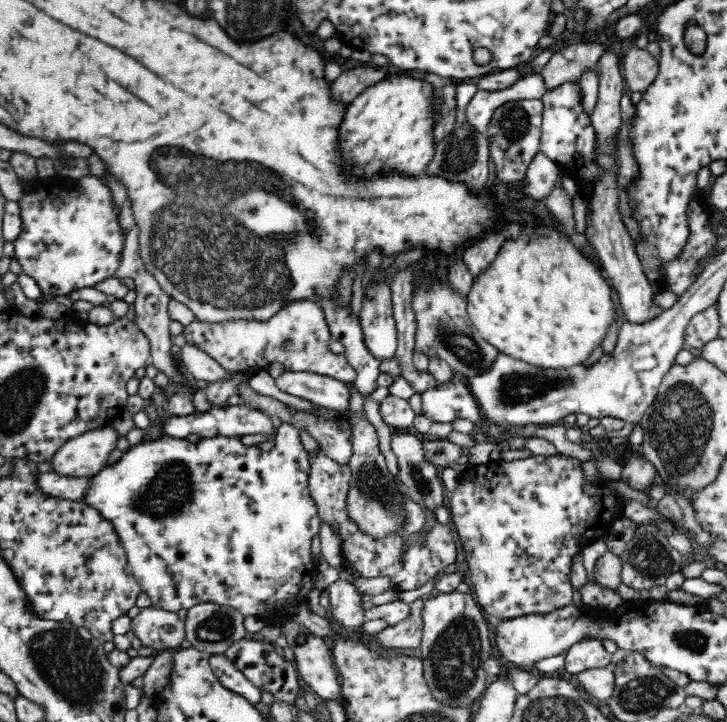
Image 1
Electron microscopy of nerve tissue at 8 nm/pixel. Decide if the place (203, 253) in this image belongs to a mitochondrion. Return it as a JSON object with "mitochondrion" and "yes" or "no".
{"mitochondrion":"yes"}

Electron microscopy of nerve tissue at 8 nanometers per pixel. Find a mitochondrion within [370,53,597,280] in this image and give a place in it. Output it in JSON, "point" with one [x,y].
{"point":[459,153]}

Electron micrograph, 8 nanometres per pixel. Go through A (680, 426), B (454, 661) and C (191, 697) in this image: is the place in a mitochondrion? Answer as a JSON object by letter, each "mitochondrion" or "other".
{"A":"mitochondrion","B":"mitochondrion","C":"other"}

